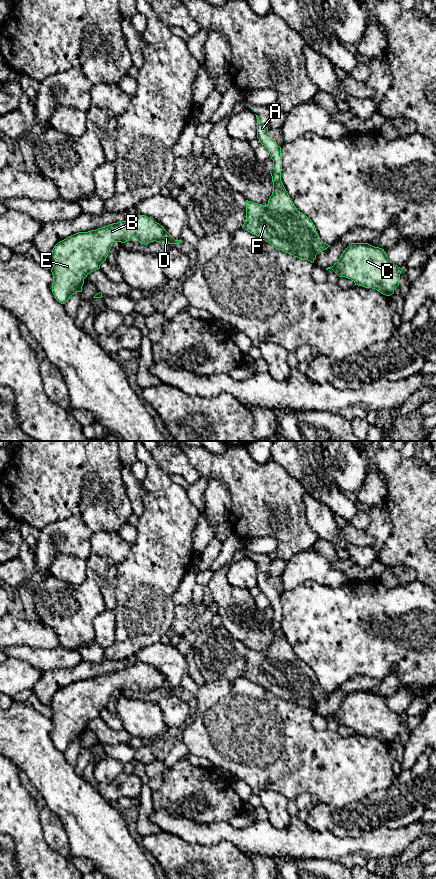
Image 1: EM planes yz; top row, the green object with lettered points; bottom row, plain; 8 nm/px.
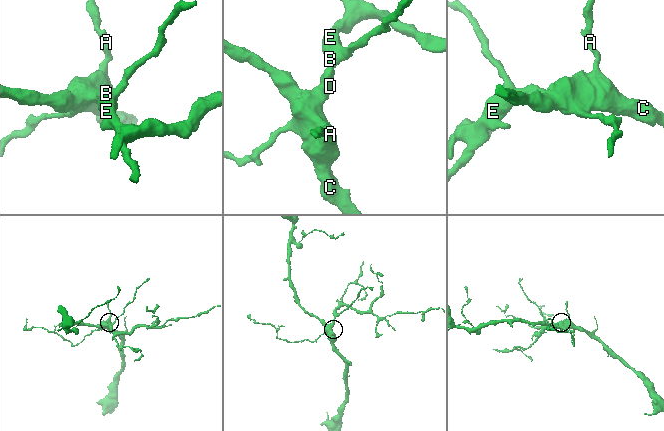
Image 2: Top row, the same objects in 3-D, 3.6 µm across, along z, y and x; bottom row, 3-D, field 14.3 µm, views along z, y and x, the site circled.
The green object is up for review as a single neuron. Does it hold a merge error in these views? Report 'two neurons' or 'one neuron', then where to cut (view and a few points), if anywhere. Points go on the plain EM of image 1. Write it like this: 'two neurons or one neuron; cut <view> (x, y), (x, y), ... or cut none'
one neuron; cut none

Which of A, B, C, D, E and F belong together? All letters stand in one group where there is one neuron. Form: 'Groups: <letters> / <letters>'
Groups: A B C D E F

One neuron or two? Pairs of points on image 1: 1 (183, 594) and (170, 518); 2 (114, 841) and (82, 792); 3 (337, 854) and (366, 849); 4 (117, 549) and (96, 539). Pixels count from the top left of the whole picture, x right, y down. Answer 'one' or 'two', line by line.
1: two
2: one
3: one
4: one

